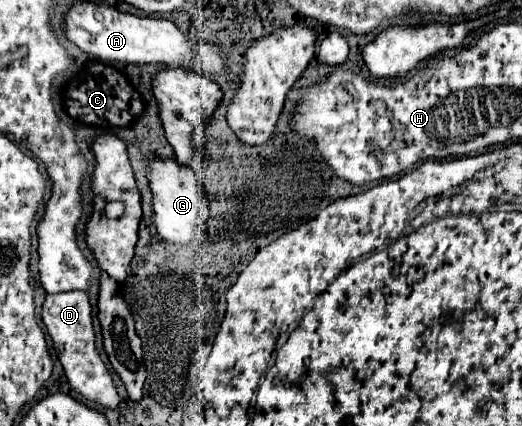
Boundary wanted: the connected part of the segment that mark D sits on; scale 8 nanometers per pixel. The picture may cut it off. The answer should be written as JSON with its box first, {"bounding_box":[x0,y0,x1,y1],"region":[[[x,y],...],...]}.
{"bounding_box":[43,292,121,408],"region":[[[63,292],[63,294],[47,294],[43,304],[43,324],[55,344],[59,354],[59,362],[63,364],[65,376],[73,390],[77,390],[83,398],[103,406],[103,408],[117,408],[121,398],[113,384],[113,378],[103,364],[97,348],[95,348],[95,332],[91,324],[91,304],[85,292]]]}

